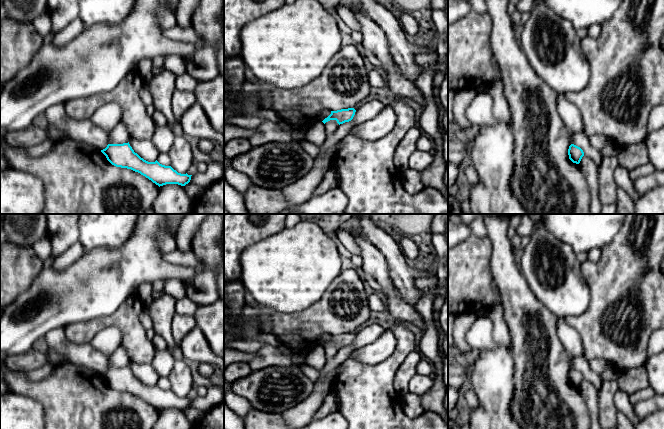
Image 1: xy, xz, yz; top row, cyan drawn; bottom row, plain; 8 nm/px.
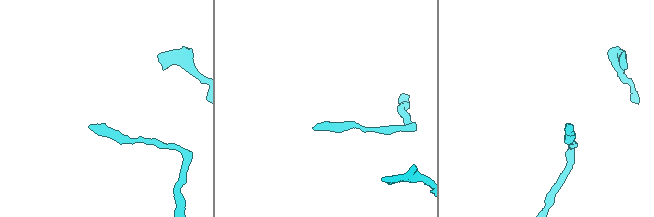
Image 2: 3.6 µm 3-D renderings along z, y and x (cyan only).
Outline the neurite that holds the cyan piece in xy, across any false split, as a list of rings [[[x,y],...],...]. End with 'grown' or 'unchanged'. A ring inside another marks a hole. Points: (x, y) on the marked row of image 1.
[[[129,142],[108,144],[101,152],[112,165],[138,172],[159,187],[166,184],[185,186],[191,180],[192,175],[178,173],[171,166],[162,165],[157,160],[155,162],[144,160],[134,152]]]; unchanged

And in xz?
[[[354,108],[331,111],[331,114],[327,118],[325,118],[322,122],[325,124],[330,120],[336,120],[337,123],[340,125],[345,122],[351,121],[355,115],[355,112],[356,110]]]; unchanged

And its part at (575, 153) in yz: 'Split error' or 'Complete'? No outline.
Complete

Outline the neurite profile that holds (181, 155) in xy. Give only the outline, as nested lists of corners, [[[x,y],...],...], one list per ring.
[[[184,136],[176,137],[169,150],[171,167],[178,173],[186,174],[193,164],[193,152],[188,139]]]

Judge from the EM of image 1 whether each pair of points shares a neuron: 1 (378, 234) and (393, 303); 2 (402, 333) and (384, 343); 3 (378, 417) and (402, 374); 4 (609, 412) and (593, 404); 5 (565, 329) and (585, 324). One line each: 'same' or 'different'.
1: different
2: different
3: different
4: different
5: different

